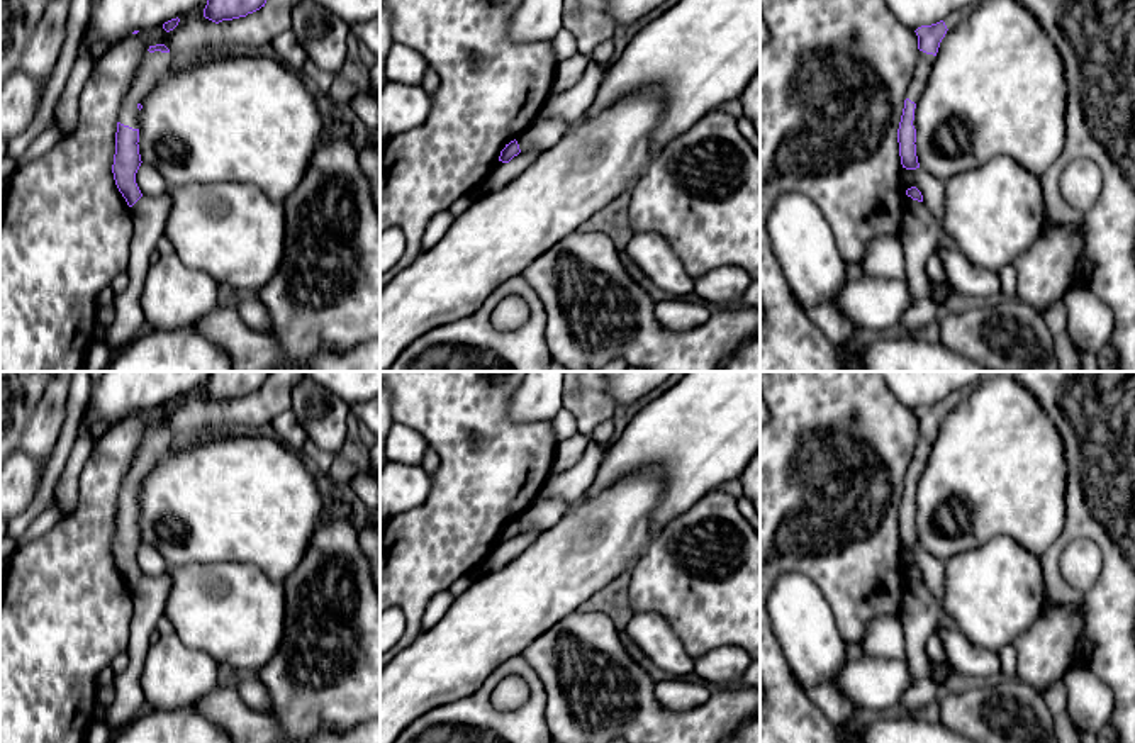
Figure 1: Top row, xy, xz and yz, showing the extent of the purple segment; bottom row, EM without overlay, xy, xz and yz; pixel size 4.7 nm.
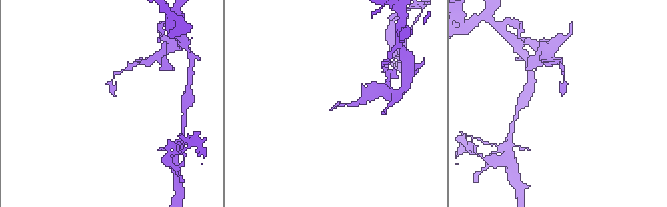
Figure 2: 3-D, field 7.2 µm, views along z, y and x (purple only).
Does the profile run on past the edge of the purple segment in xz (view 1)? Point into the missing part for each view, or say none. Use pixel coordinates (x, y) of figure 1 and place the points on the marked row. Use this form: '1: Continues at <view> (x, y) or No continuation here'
1: No continuation here

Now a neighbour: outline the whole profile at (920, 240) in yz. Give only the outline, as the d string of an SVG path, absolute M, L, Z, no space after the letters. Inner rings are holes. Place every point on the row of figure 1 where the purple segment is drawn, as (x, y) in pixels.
M906 195L906 227L901 237L911 304L901 319L901 332L916 336L938 321L938 307L931 297L931 282L925 265L937 253L940 222L931 207Z

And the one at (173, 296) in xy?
M176 253L151 263L141 292L144 322L151 329L180 329L198 322L217 307L219 283L188 268Z

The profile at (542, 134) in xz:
M538 117L526 131L517 136L521 151L546 151L565 134L568 124L562 119Z

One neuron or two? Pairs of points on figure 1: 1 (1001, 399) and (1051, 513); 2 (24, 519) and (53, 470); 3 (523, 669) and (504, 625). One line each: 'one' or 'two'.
1: one
2: one
3: two

